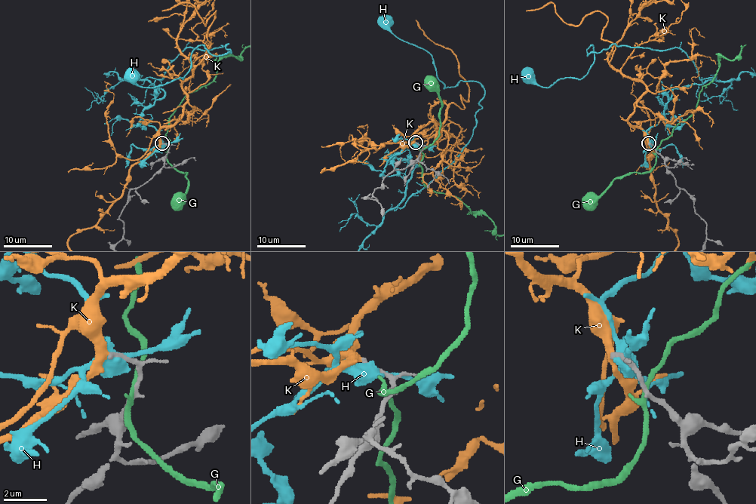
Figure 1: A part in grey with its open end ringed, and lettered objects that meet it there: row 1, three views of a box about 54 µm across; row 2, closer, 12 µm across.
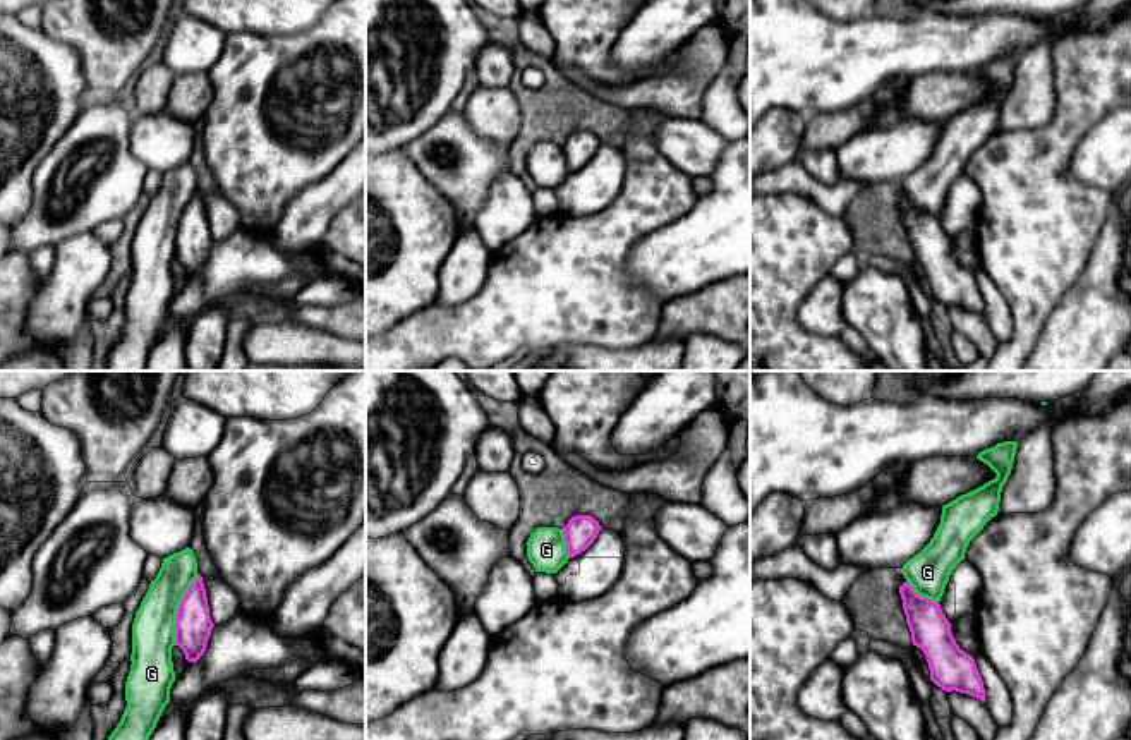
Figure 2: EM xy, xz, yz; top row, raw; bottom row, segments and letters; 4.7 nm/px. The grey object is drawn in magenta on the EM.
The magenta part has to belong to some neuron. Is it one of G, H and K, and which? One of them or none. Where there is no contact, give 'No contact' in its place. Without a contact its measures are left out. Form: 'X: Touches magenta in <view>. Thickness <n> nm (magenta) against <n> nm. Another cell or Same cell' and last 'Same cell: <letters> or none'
G: Touches magenta in xy. Thickness 170 nm (magenta) against 200 nm. Another cell
H: No contact. Another cell
K: No contact. Same cell
Same cell: K

